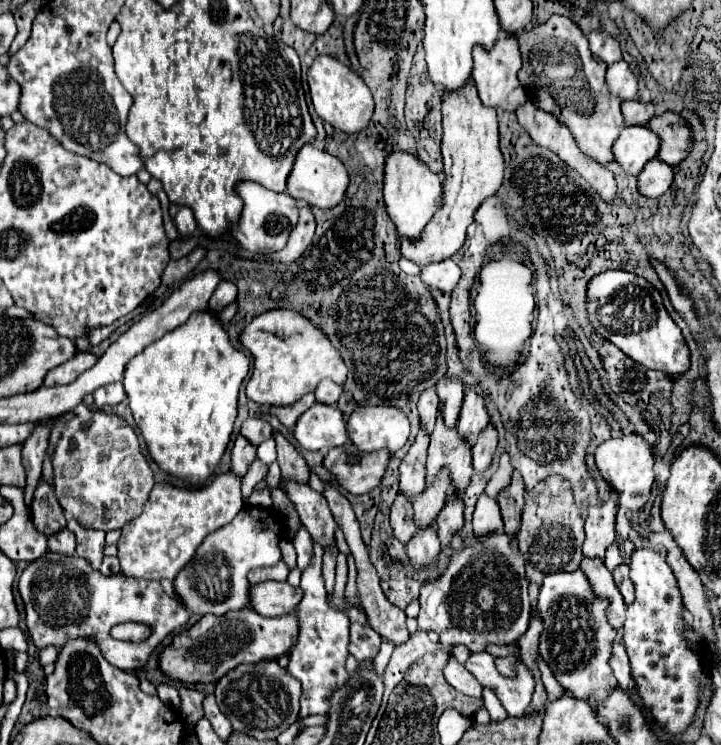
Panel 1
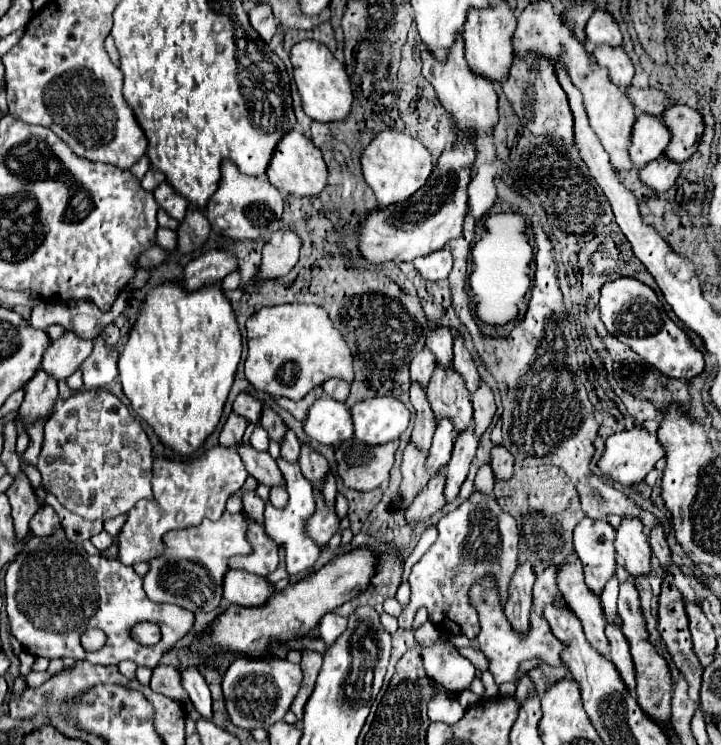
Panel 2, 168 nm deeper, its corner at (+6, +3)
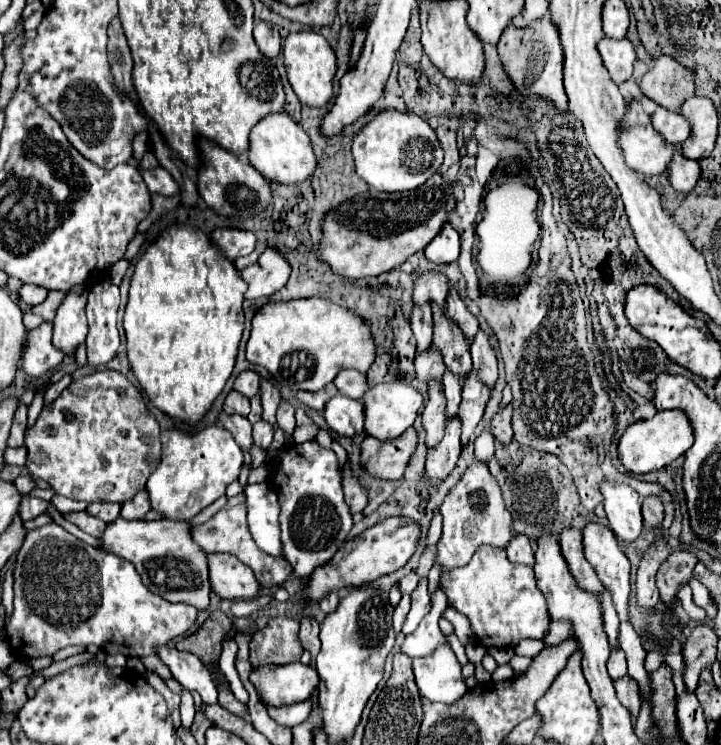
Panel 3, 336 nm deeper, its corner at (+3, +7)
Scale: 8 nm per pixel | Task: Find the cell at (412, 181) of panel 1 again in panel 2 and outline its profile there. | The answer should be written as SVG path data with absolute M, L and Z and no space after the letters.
M385 129L377 133L373 141L361 151L361 169L379 205L393 205L393 203L405 201L425 185L425 181L433 171L433 155L419 139L411 137L411 133Z

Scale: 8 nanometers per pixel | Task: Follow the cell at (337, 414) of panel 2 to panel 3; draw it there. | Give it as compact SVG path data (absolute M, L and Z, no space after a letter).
M334 395L324 409L328 429L340 437L354 437L364 431L364 407L360 401Z

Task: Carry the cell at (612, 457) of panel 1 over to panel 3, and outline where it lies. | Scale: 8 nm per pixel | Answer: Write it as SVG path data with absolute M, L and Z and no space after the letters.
M678 409L658 411L652 419L634 421L624 431L624 435L620 437L620 443L618 443L618 459L626 467L628 473L642 475L642 473L664 469L674 459L684 455L692 447L692 443L694 443L692 427L690 427L688 417L682 411L678 411Z

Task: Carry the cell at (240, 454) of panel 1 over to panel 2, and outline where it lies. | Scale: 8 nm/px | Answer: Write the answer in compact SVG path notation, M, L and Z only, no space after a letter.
M229 413L223 429L221 429L221 435L219 435L219 443L221 445L227 445L227 447L235 447L241 439L243 439L243 433L245 433L245 427L247 427L247 419L237 415L237 413Z

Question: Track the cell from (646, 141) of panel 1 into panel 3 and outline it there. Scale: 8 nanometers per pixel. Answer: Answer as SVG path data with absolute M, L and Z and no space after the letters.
M658 107L652 115L652 125L654 131L664 137L668 145L680 145L688 133L690 133L690 123L678 113L678 111L668 111L664 107Z

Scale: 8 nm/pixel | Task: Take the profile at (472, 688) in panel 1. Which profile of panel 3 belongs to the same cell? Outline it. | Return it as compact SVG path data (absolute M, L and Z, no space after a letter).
M436 545L430 547L430 549L420 557L420 563L418 563L418 569L416 569L416 573L418 573L420 579L426 579L426 577L428 577L428 571L430 571L432 565L434 565L434 557L436 557Z

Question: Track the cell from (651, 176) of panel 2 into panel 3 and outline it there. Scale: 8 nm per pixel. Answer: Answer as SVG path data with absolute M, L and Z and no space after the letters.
M676 151L668 169L666 169L666 175L668 175L670 185L676 191L688 193L700 179L700 165L698 165L698 161L690 161Z

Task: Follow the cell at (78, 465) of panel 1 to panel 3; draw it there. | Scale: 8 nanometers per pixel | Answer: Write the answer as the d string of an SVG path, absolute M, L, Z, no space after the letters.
M100 371L100 373L94 373L94 375L86 375L82 379L76 379L72 381L64 391L62 395L50 405L50 407L44 407L36 425L26 431L26 437L24 437L24 445L28 447L28 461L26 461L26 467L40 479L48 481L52 485L52 489L58 493L58 495L64 495L64 497L70 497L70 499L78 499L78 501L86 501L86 503L96 503L96 501L102 501L102 503L126 503L130 501L136 493L140 493L150 477L150 473L154 473L154 469L158 467L158 461L160 461L160 427L154 419L154 415L146 409L146 403L140 395L140 391L124 377L120 375L118 371Z

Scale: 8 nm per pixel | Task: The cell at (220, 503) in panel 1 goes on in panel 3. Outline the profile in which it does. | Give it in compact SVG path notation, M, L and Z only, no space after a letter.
M206 427L198 433L184 433L184 431L164 431L162 437L162 461L158 469L150 475L150 481L146 483L148 499L154 511L162 515L162 519L174 519L174 521L190 521L196 517L202 509L206 509L210 503L214 503L218 497L226 493L226 487L240 477L244 455L240 445L230 437L230 433L222 427Z

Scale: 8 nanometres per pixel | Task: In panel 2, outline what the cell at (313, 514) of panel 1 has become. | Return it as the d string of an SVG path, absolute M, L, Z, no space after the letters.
M243 441L237 445L237 451L239 451L241 461L243 461L245 469L249 471L249 475L253 475L259 483L263 483L267 487L285 483L283 475L277 469L275 459L267 451L257 451L257 449L253 449L251 445L247 445Z

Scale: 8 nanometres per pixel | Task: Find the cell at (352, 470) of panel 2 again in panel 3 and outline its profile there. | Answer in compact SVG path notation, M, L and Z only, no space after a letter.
M410 427L402 437L392 441L378 441L374 437L366 437L360 445L360 465L364 467L368 477L398 481L408 465L410 455L416 449L416 431Z

